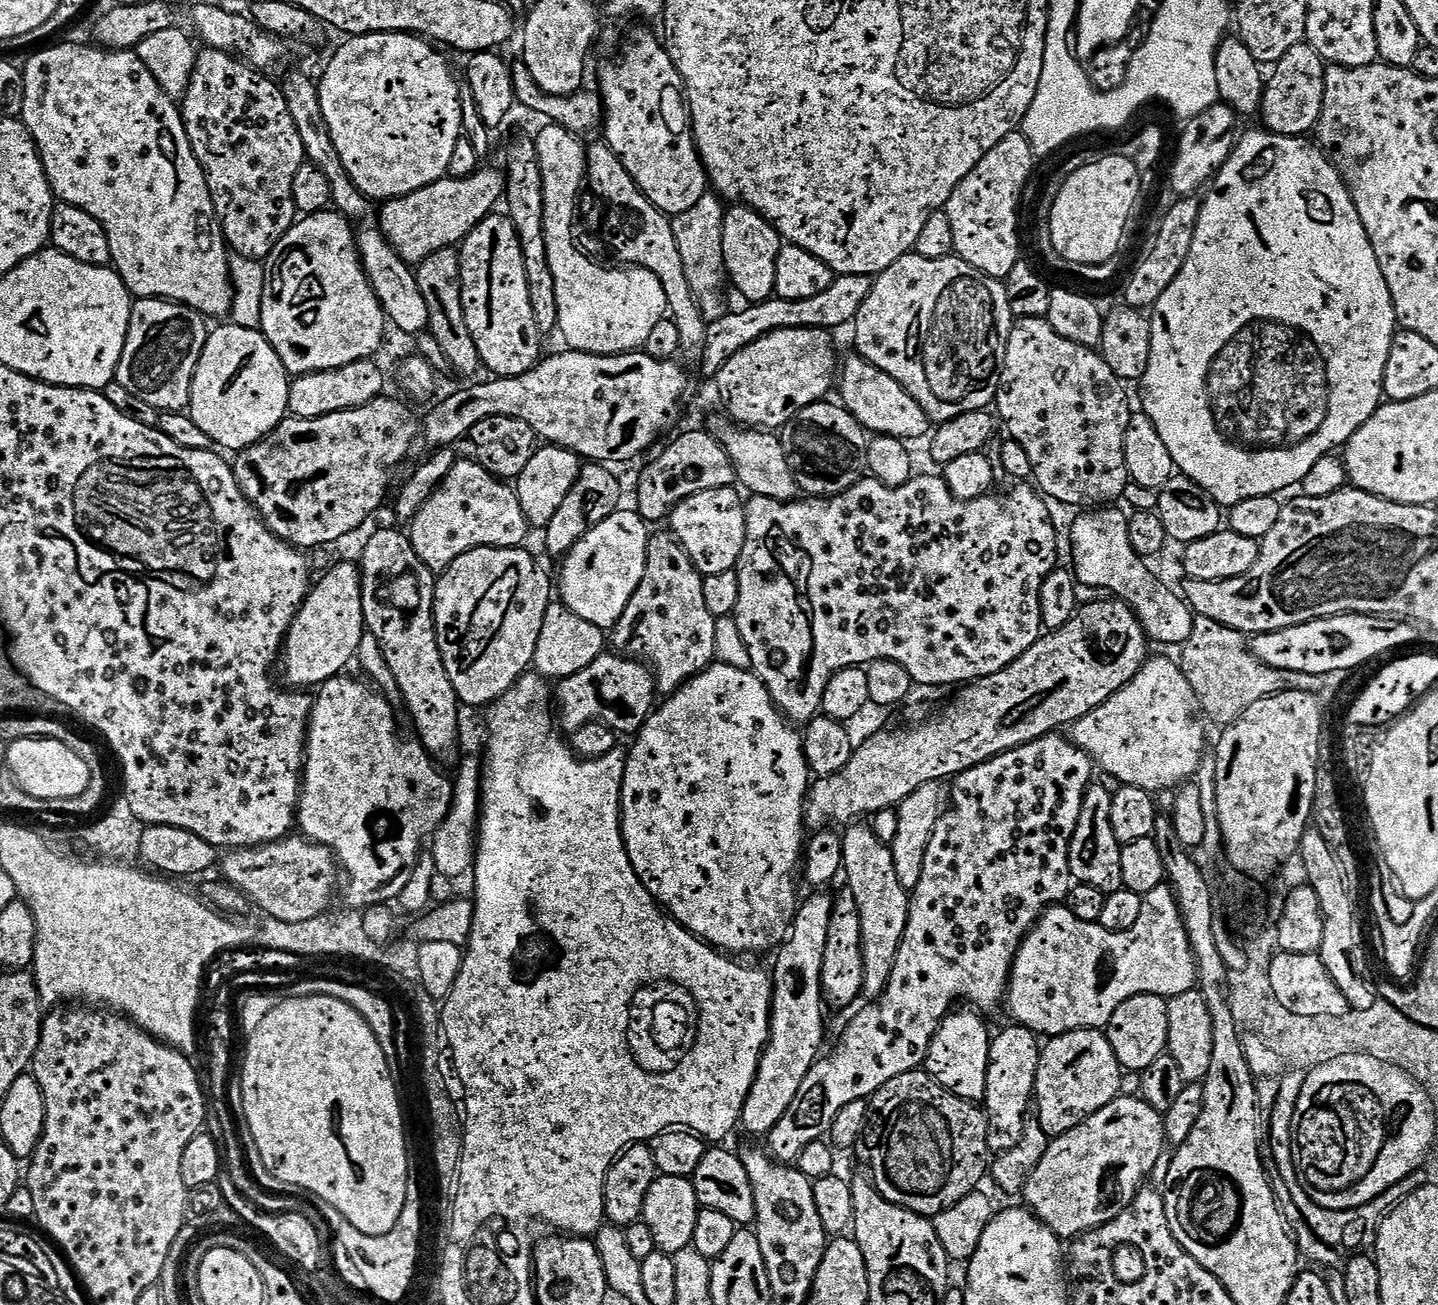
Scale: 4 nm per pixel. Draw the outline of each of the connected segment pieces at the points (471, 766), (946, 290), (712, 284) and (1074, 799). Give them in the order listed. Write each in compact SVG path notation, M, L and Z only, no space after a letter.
M477 753L466 755L460 762L457 776L453 779L452 806L446 818L430 838L430 855L437 872L460 880L475 863L476 835L479 827L480 782L483 779L483 757Z
M909 254L898 258L898 262L894 262L894 266L890 266L885 272L881 272L873 279L870 298L866 298L866 302L862 302L862 310L858 310L854 321L854 329L856 328L855 351L863 360L878 366L878 370L890 374L890 378L894 378L894 382L902 385L914 398L914 402L918 402L918 406L922 406L929 421L943 422L958 418L958 414L987 409L995 401L996 391L1000 385L1000 368L1004 364L1004 355L1012 333L1013 323L1014 317L1010 310L1010 302L1006 298L1003 280L995 280L978 270L974 270L974 266L970 266L955 254L946 258L922 258L915 254Z
M707 191L698 200L693 209L671 219L675 240L682 254L682 264L685 267L686 278L690 281L691 289L699 298L703 318L708 323L718 321L725 316L728 305L724 300L724 260L722 259L722 226L724 225L725 205L717 194Z
M1064 734L1043 736L1029 744L1023 744L1012 748L1008 752L998 754L994 759L982 762L970 770L966 770L961 776L955 777L950 784L950 806L945 807L940 815L940 821L934 826L930 834L930 842L926 846L926 858L922 862L922 878L918 878L918 886L911 889L908 902L908 925L906 934L902 934L902 946L898 950L898 958L894 962L894 970L890 974L890 982L886 990L875 1002L868 1005L853 1018L848 1024L848 1029L840 1036L840 1045L833 1050L832 1056L825 1055L817 1060L816 1065L806 1074L802 1086L798 1090L794 1102L790 1102L790 1110L782 1114L782 1122L774 1126L774 1130L766 1137L766 1148L776 1160L781 1162L796 1162L806 1146L815 1140L824 1140L831 1133L834 1118L838 1118L838 1110L842 1106L850 1106L850 1102L868 1100L879 1088L886 1086L890 1078L898 1078L898 1074L917 1071L928 1057L928 1047L934 1038L934 1034L940 1028L940 1021L953 1011L955 1000L969 1000L969 1005L975 1006L981 1013L988 1011L996 1003L1005 999L1008 982L1012 978L1012 964L1016 961L1016 955L1020 945L1024 943L1024 937L1032 931L1037 920L1048 911L1049 908L1067 901L1068 891L1073 886L1070 874L1070 842L1074 838L1074 826L1078 826L1078 814L1082 814L1082 802L1084 795L1088 793L1093 783L1094 762L1081 748L1076 747L1071 739Z

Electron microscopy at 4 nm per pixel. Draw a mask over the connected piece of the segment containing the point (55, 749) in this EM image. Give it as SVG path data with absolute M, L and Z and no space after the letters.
M21 735L8 744L8 765L12 777L30 794L30 798L38 798L55 802L66 798L78 798L90 786L90 766L57 740L44 740L41 736Z

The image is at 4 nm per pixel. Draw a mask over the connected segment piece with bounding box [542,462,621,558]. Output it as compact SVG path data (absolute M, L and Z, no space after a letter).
M595 462L585 463L581 467L570 494L566 494L562 506L558 506L554 518L550 518L547 528L543 529L544 544L550 555L563 558L583 536L598 526L598 522L610 518L610 514L621 507L620 480L612 472L615 471L611 467Z

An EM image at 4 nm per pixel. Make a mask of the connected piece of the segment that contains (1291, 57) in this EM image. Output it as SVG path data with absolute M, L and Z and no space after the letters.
M1309 44L1290 46L1286 54L1271 69L1272 77L1267 77L1262 89L1264 97L1260 100L1260 116L1264 119L1263 127L1279 136L1307 137L1308 131L1315 129L1322 114L1324 97L1325 60Z

